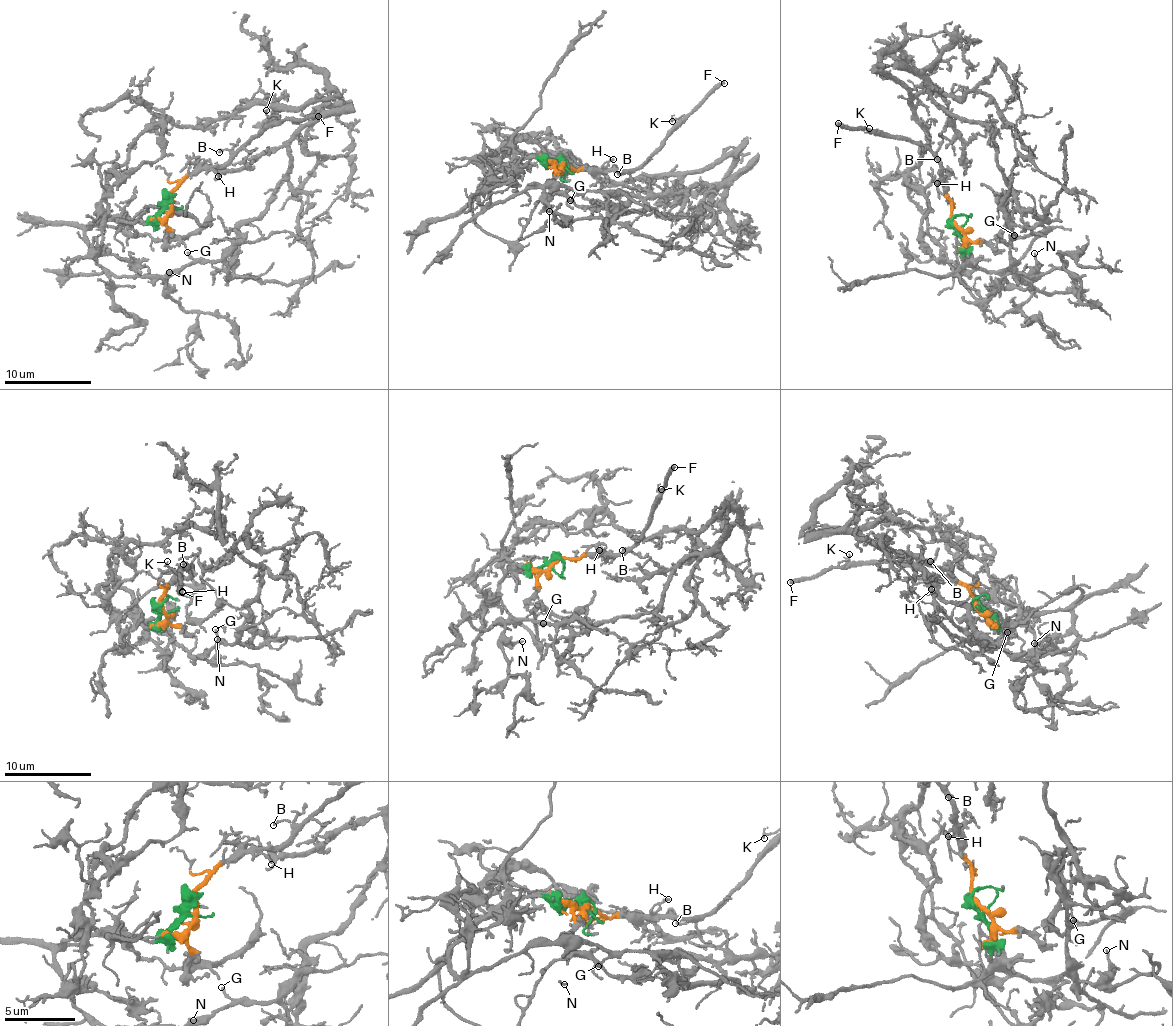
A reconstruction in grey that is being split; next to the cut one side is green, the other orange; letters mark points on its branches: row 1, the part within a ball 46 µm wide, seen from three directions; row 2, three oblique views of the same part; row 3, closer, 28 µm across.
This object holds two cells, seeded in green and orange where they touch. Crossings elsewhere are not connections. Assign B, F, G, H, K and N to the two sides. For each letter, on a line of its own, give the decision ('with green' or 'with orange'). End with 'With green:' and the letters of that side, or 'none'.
B: with orange
F: with orange
G: with green
H: with orange
K: with orange
N: with green
With green: G, N

